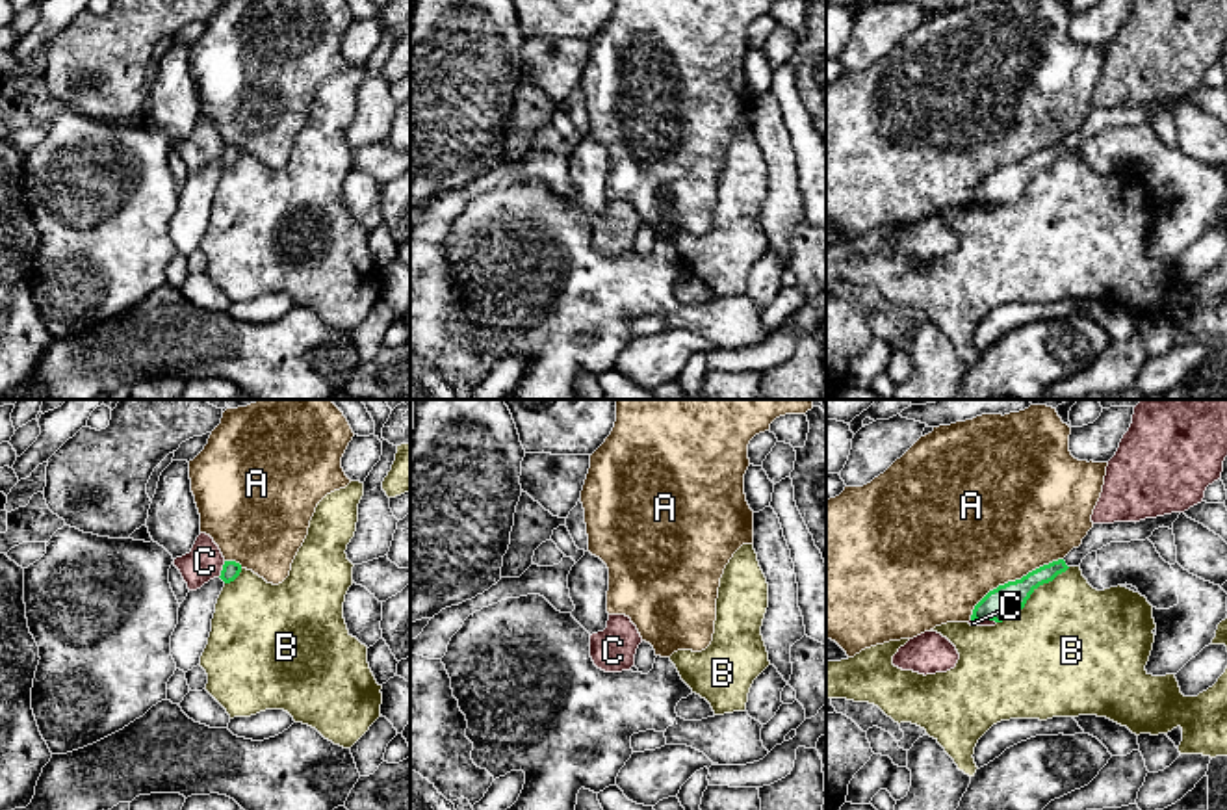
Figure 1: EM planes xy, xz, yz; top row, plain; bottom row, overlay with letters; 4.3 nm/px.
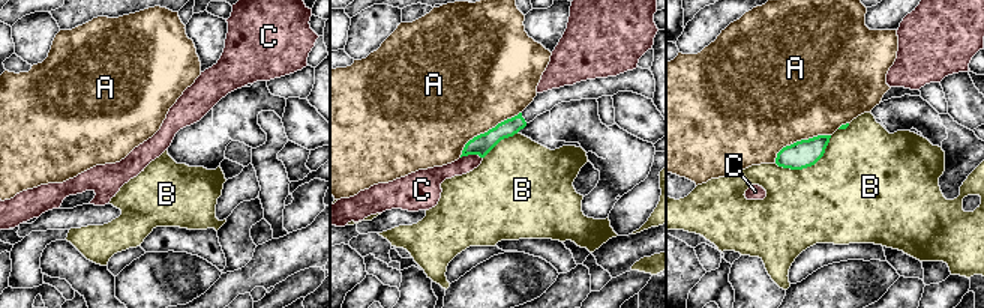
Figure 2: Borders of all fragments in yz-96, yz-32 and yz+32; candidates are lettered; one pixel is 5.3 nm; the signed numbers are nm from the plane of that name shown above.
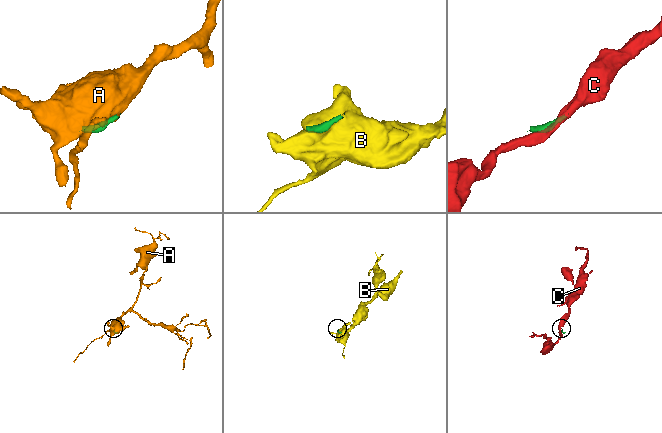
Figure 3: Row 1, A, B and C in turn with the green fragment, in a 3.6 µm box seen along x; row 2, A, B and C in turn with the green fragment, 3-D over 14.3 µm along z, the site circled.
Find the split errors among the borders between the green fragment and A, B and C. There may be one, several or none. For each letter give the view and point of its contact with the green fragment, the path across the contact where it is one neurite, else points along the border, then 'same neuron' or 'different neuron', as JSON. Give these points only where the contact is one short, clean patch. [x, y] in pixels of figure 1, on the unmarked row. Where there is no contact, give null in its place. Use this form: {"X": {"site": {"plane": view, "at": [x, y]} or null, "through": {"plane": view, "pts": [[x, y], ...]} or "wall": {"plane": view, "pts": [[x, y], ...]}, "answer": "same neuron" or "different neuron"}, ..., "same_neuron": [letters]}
{"A": {"site": {"plane": "yz", "at": [1012, 166]}, "answer": "different neuron"}, "B": {"site": {"plane": "yz", "at": [1031, 177]}, "answer": "different neuron"}, "C": {"site": {"plane": "xy", "at": [223, 153]}, "answer": "different neuron"}, "same_neuron": []}

